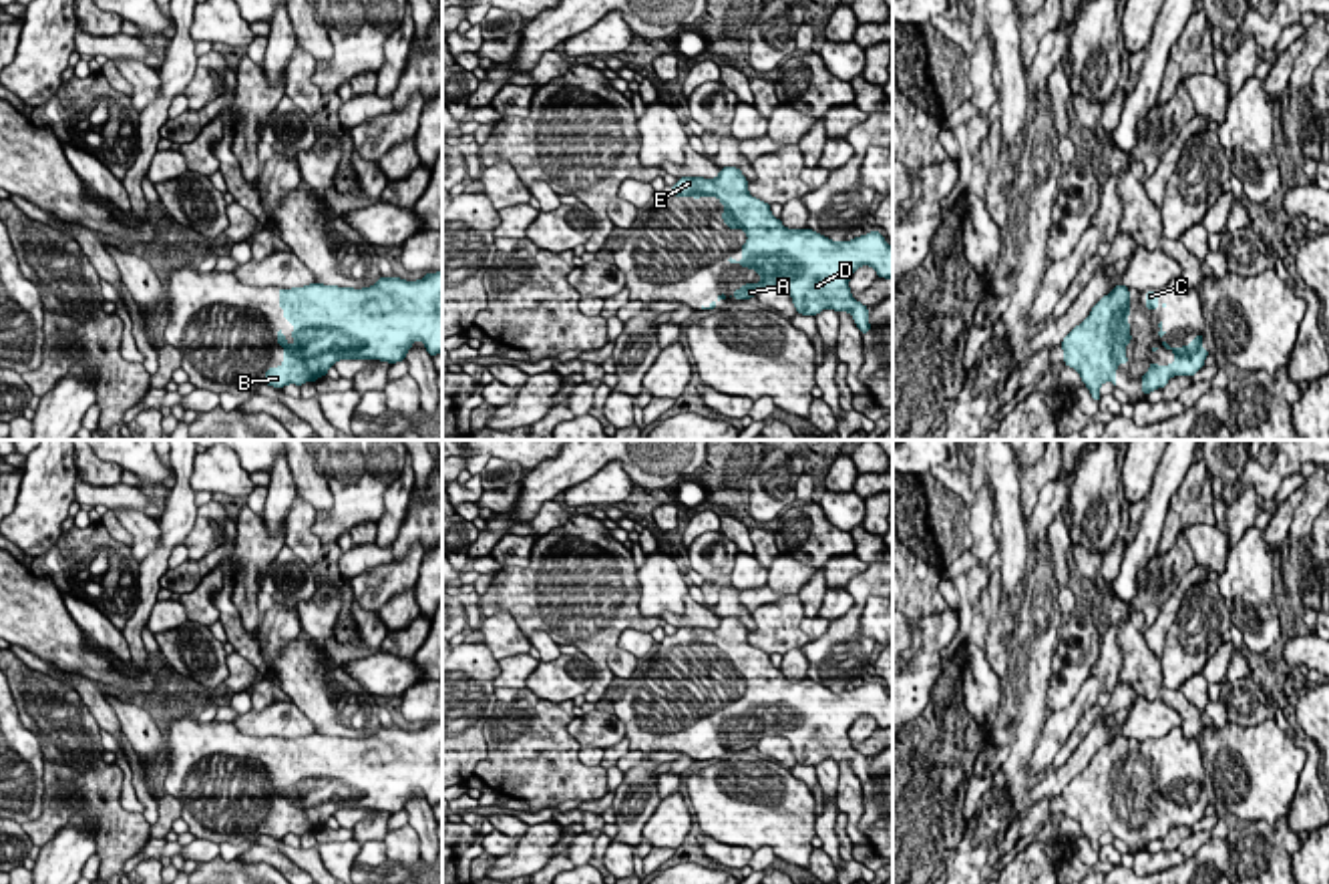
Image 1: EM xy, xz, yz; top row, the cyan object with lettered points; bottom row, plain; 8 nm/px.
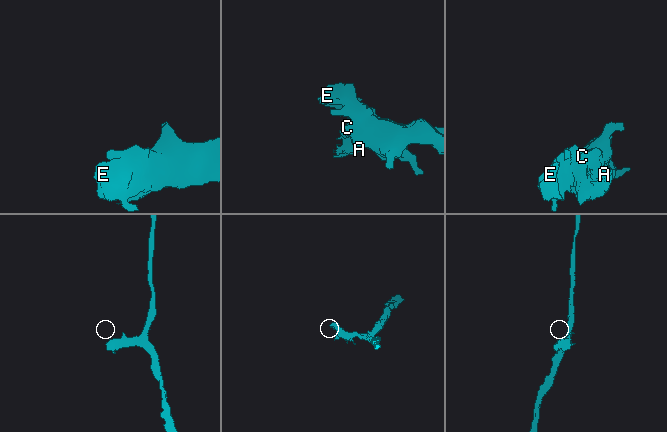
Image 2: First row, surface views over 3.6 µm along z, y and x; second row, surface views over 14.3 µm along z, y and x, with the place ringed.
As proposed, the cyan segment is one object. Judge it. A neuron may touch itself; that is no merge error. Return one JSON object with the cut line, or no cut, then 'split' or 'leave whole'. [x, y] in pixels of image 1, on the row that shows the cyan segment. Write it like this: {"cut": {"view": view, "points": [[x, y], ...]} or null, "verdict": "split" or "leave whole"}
{"cut": null, "verdict": "leave whole"}

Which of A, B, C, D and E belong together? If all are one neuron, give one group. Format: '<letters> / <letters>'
A B C D E

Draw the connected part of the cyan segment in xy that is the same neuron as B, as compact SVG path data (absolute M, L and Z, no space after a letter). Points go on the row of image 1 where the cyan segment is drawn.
M442 271L426 273L418 281L382 275L374 285L362 289L324 283L279 287L277 307L283 309L283 319L296 325L290 336L296 344L290 346L286 332L277 332L275 344L283 348L283 364L265 370L265 386L283 388L316 382L344 358L404 362L416 340L424 344L432 358L442 352Z

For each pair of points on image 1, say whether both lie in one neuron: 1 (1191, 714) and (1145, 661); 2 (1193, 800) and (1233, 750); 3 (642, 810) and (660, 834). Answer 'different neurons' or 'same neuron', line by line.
1: same neuron
2: different neurons
3: different neurons

